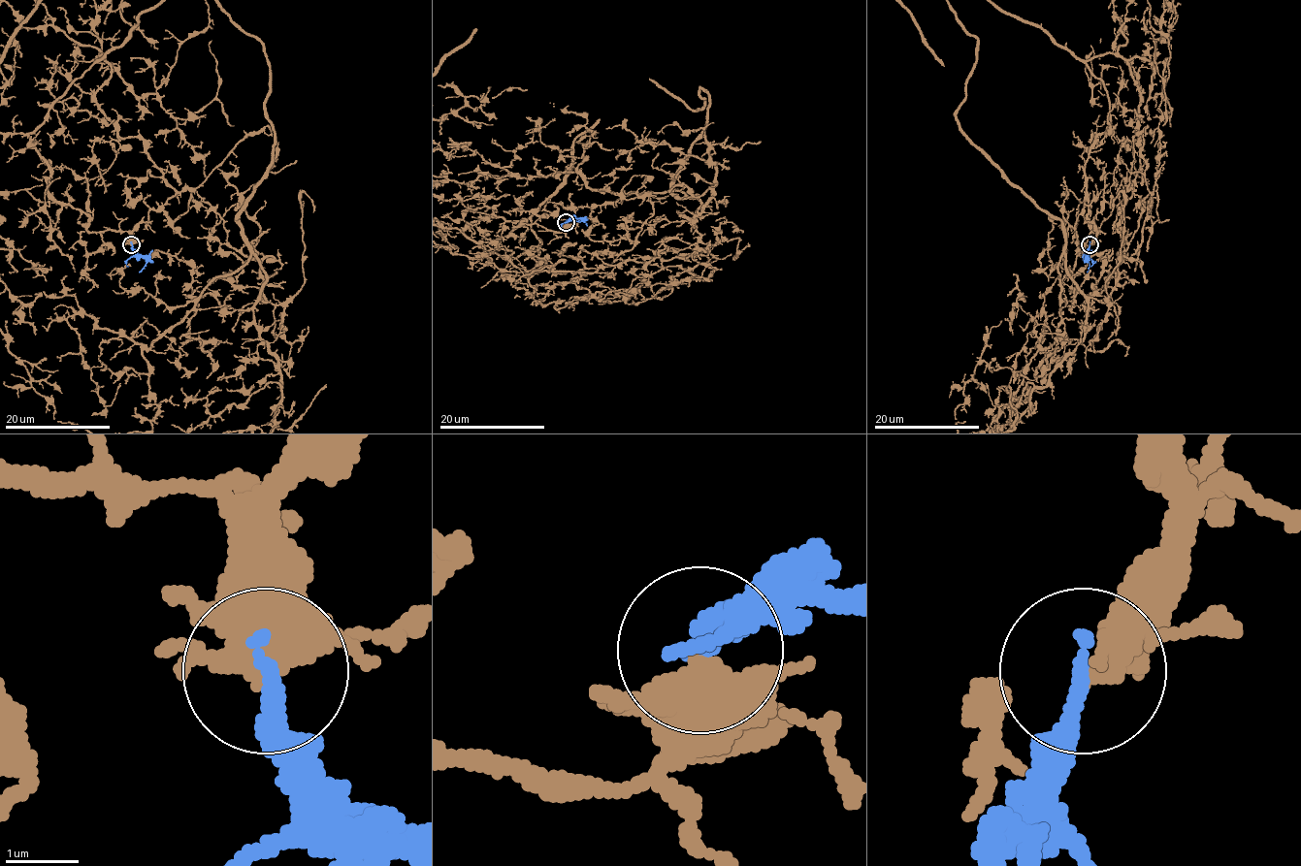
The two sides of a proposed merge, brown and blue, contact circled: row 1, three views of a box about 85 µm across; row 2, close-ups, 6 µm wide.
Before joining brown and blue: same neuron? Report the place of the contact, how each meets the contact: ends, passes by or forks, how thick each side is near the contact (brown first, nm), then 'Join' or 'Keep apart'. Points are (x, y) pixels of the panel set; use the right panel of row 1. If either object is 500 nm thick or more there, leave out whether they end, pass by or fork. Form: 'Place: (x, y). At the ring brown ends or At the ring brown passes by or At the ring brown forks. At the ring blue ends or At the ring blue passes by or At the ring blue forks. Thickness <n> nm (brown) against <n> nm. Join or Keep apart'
Place: (1089, 244). At the ring brown passes by. At the ring blue ends. Thickness 460 nm (brown) against 280 nm. Keep apart

